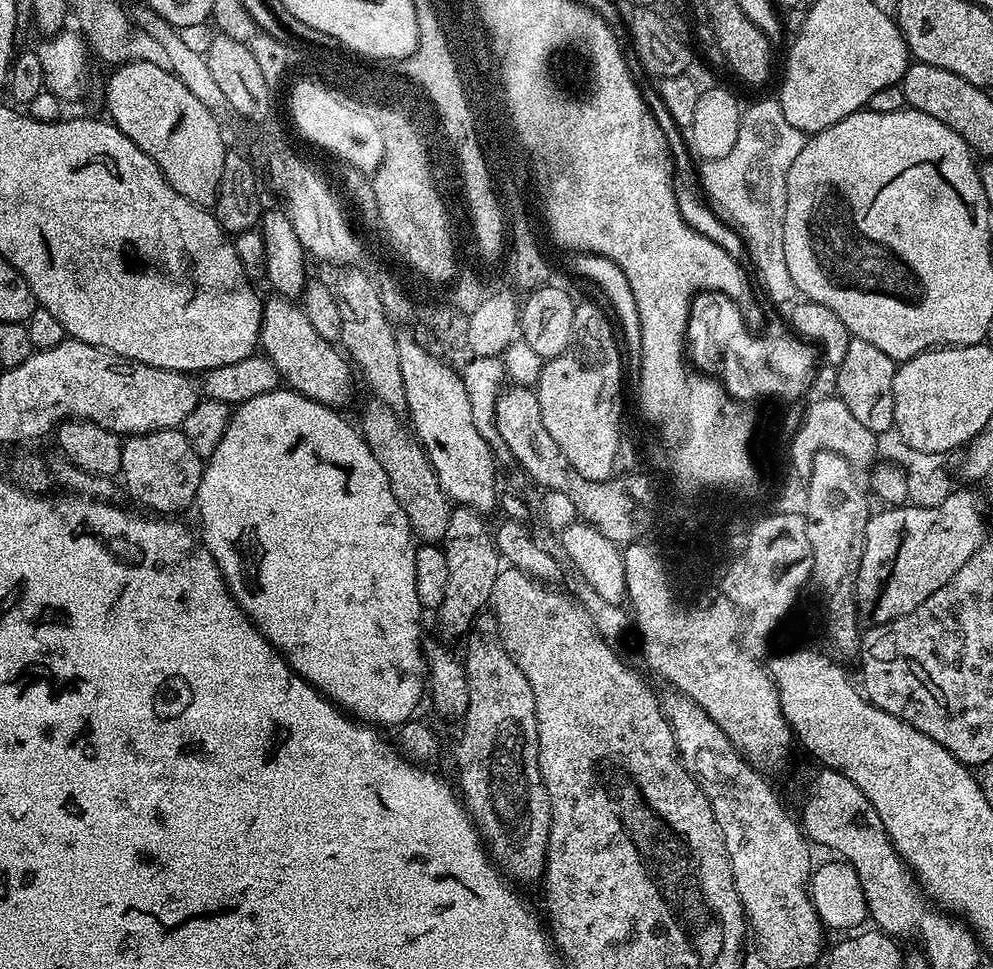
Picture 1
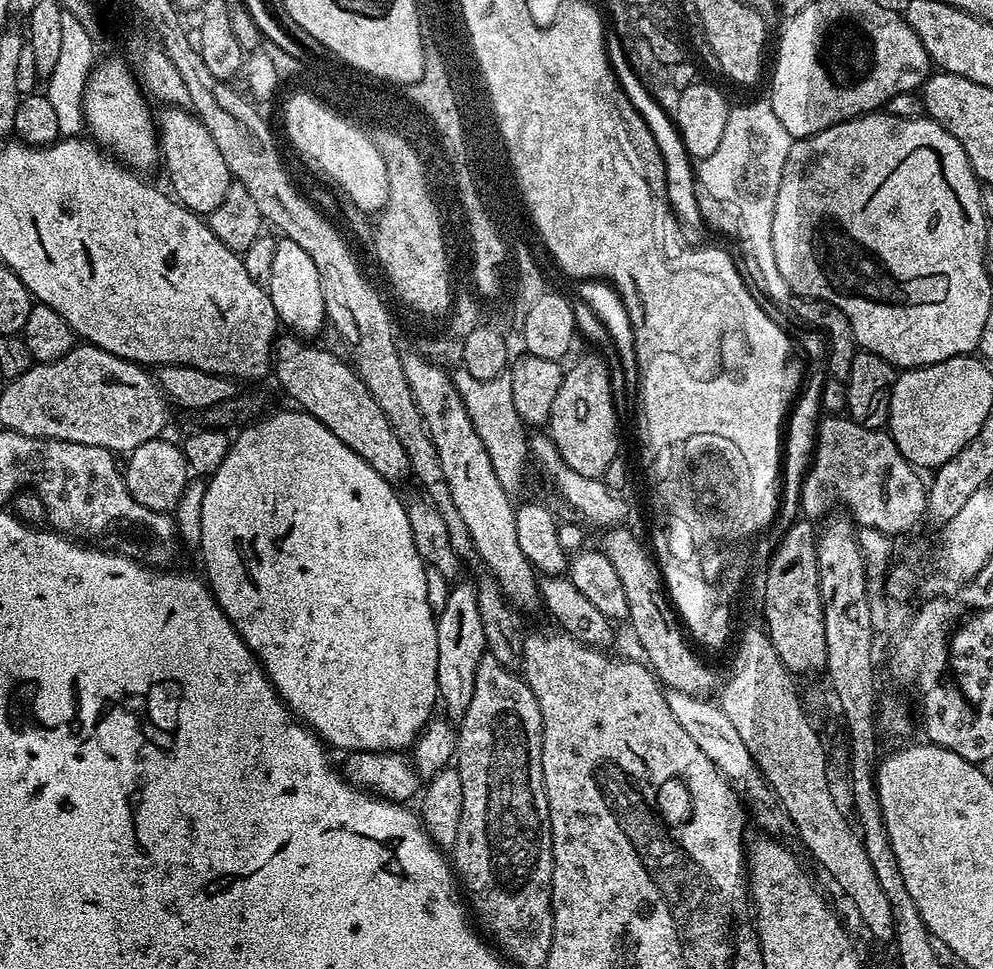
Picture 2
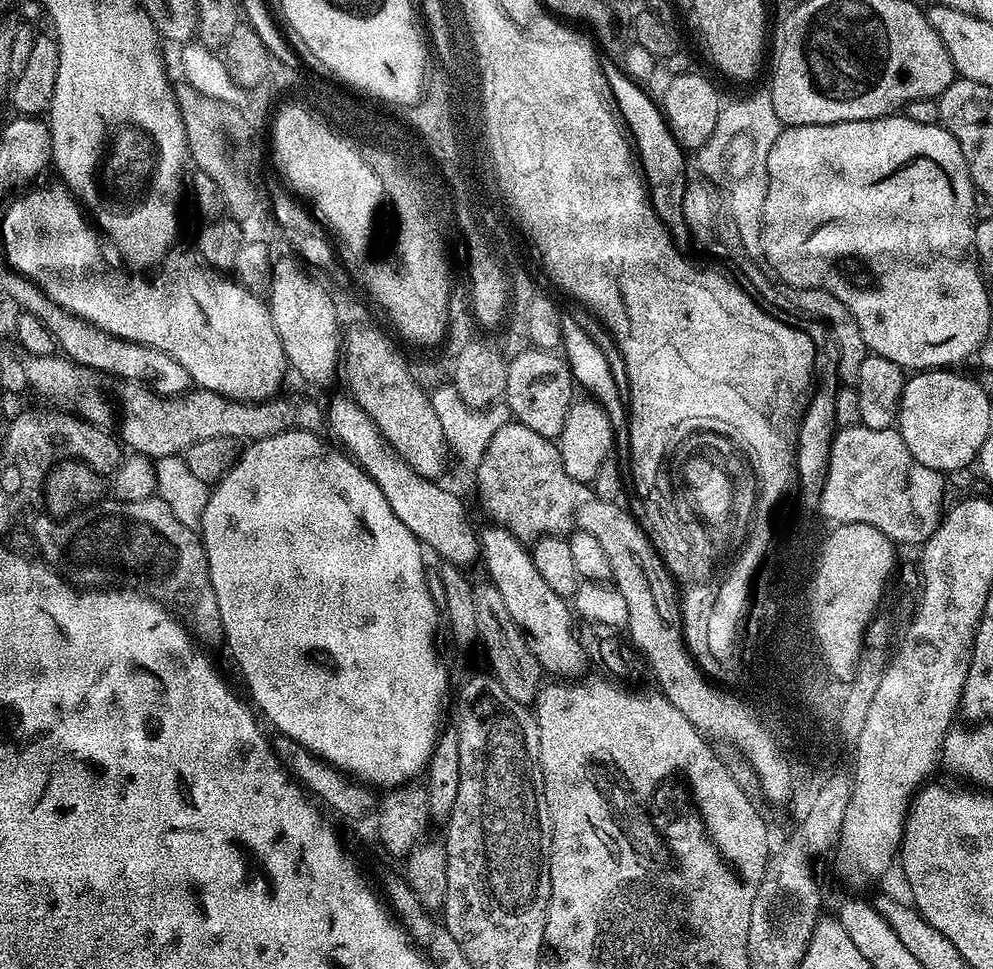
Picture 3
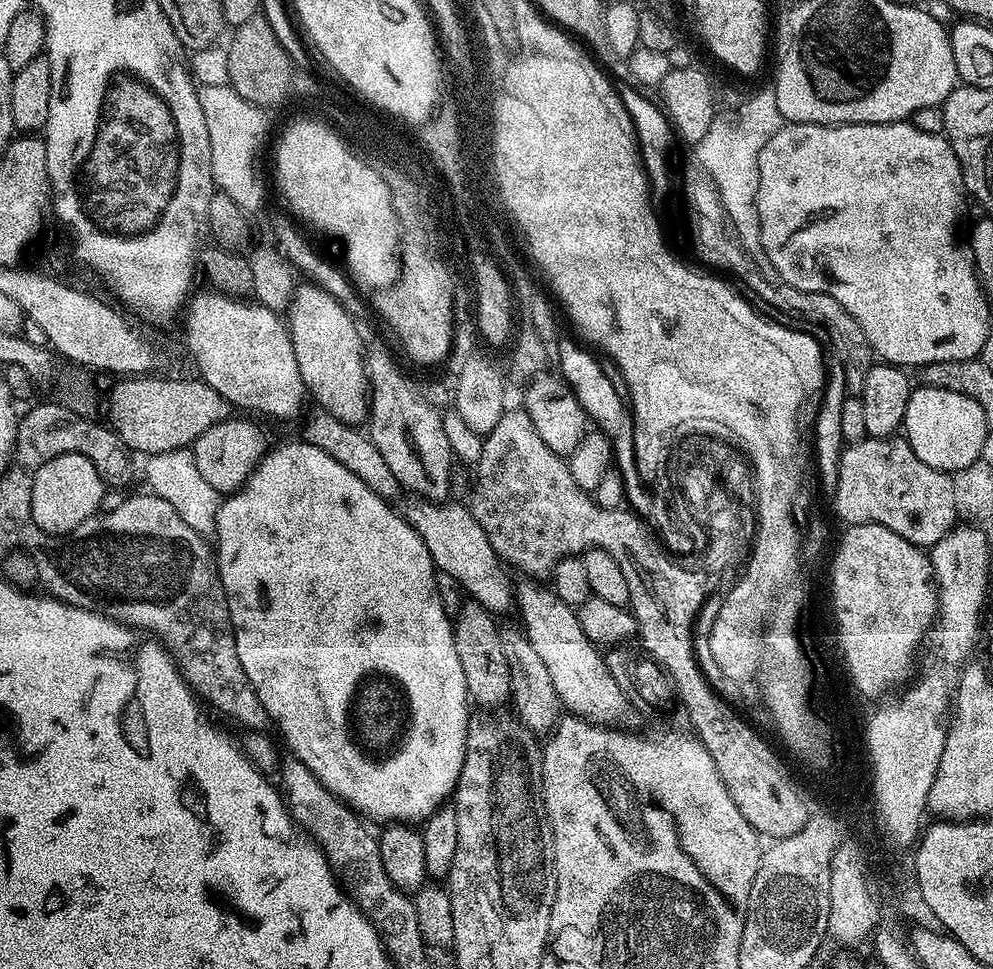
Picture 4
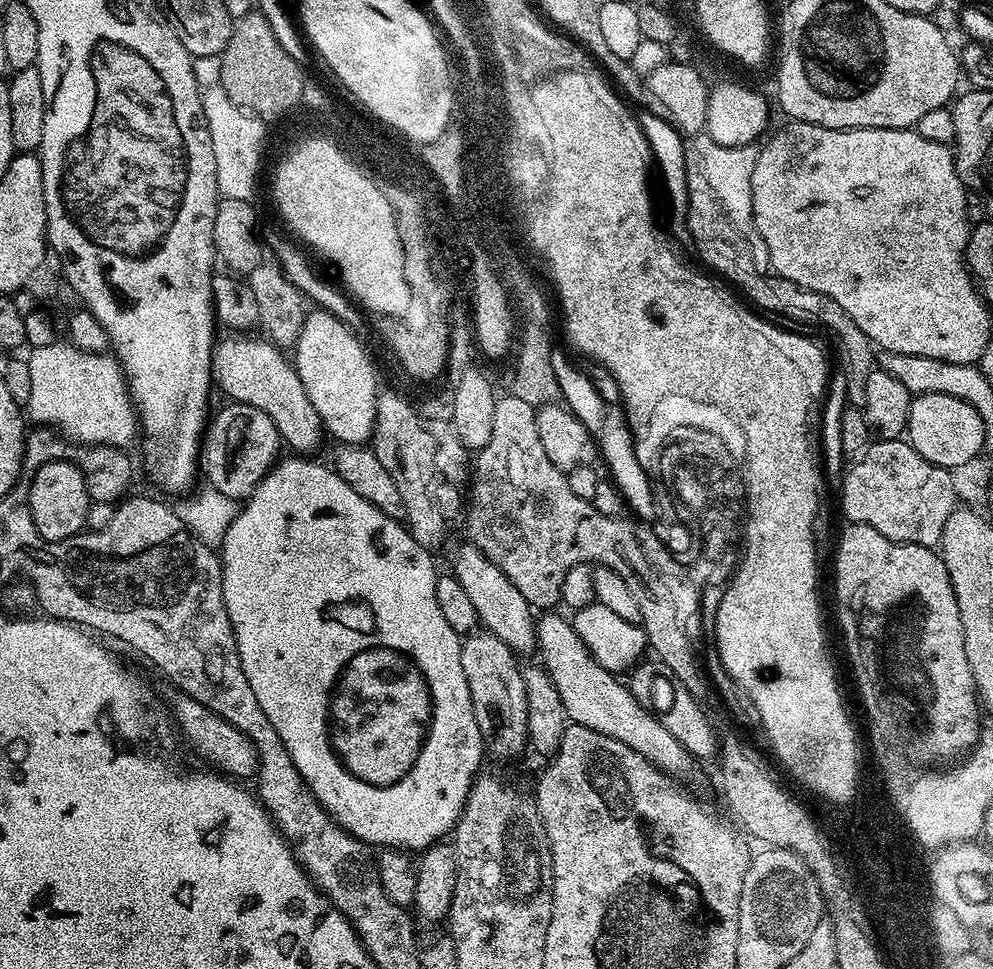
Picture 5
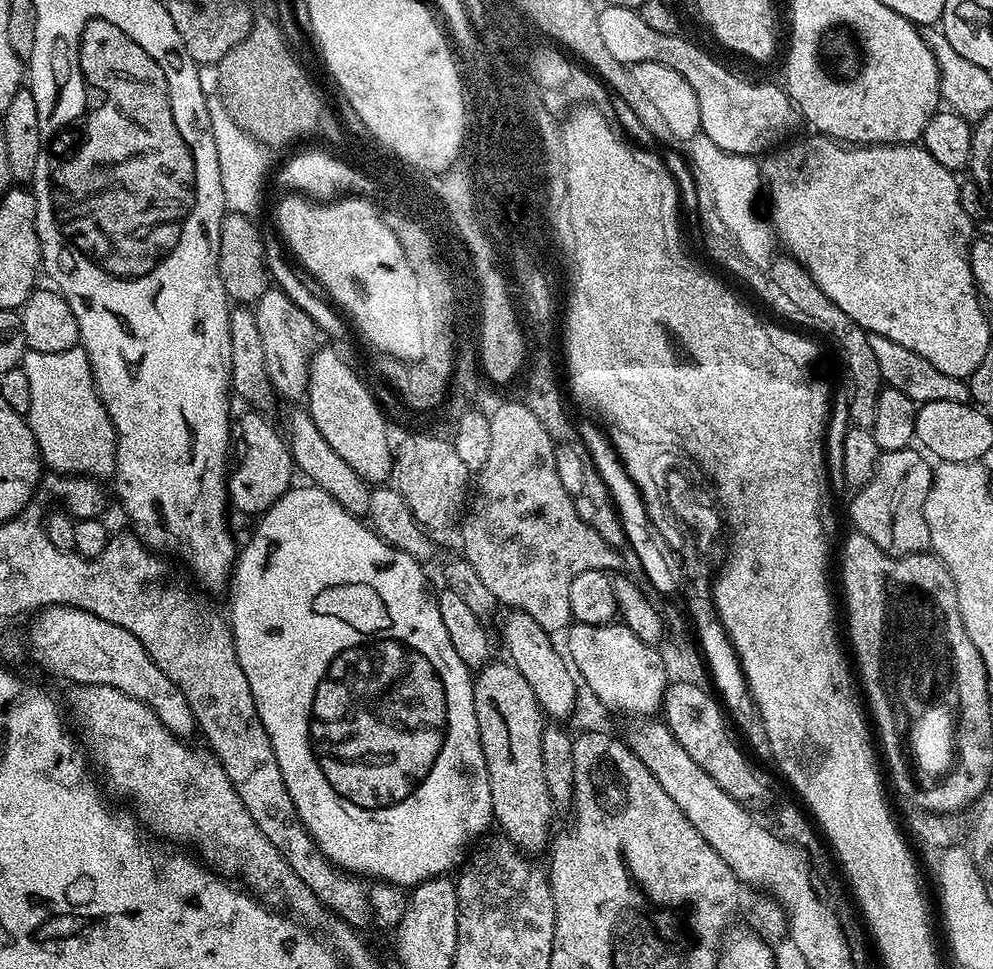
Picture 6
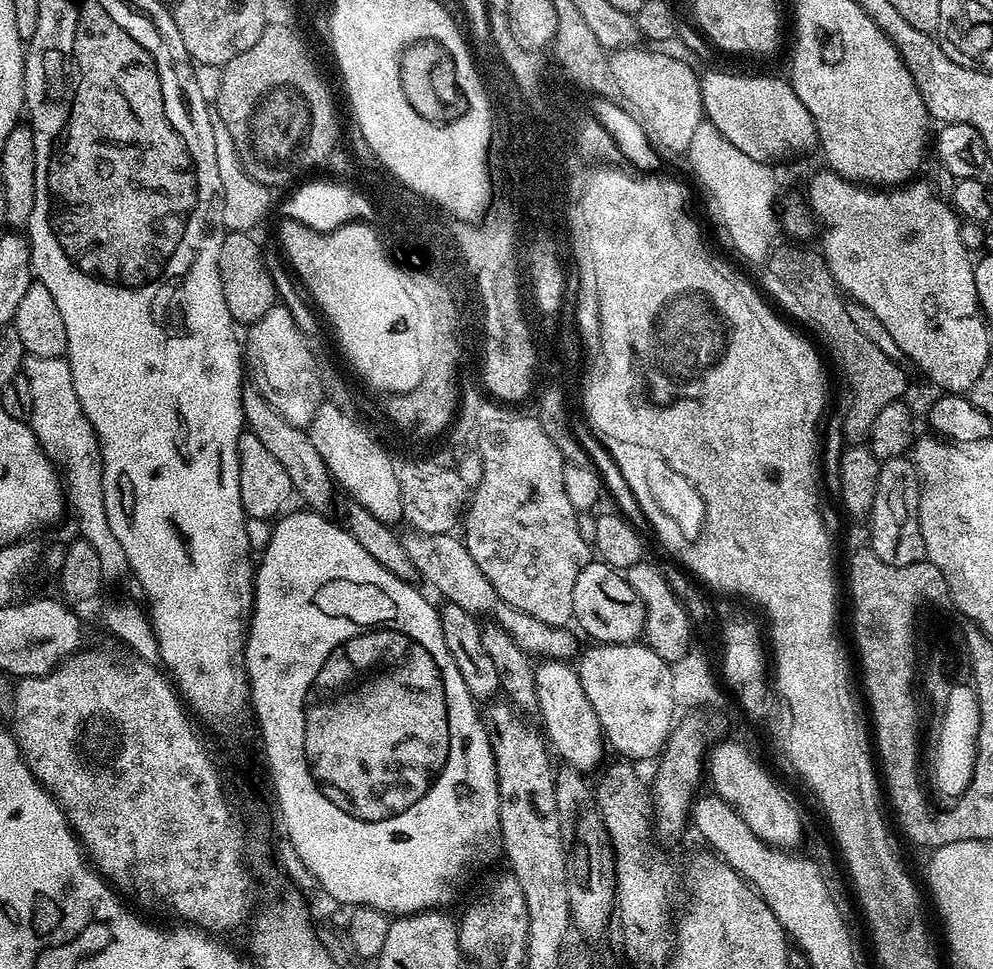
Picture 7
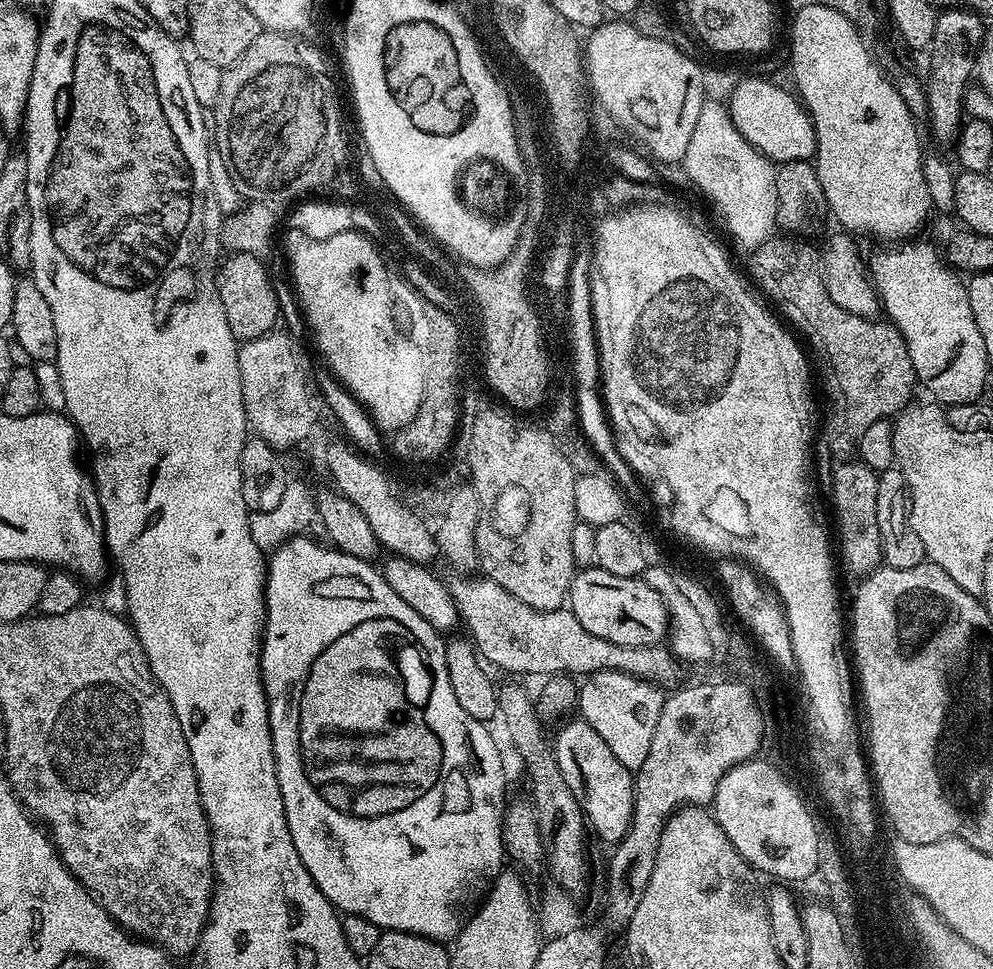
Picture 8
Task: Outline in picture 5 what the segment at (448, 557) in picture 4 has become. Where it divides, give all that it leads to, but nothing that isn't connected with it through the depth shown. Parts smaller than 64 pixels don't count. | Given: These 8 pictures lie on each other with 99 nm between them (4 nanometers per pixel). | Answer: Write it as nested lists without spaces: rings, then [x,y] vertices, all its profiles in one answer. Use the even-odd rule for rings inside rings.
[[[464,542],[452,560],[450,572],[460,583],[462,590],[466,590],[466,595],[470,597],[470,603],[478,614],[480,624],[487,632],[506,642],[508,649],[517,654],[537,651],[537,617],[526,602],[526,598],[518,594],[518,586],[514,586],[514,582],[510,582],[510,578],[506,578],[506,574],[502,574],[502,570],[498,570],[494,562],[490,562],[471,542]]]

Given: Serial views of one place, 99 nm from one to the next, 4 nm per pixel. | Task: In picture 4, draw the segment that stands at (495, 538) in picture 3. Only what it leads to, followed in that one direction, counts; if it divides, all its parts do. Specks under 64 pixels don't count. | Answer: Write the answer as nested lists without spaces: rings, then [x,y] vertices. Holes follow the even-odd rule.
[[[524,578],[521,581],[521,584],[517,583],[514,588],[514,608],[515,611],[520,611],[519,623],[522,625],[522,631],[527,636],[530,646],[534,646],[538,659],[546,665],[546,671],[550,673],[550,679],[554,682],[554,690],[558,690],[561,705],[571,715],[594,724],[610,726],[616,722],[614,720],[622,719],[628,712],[629,693],[610,674],[604,661],[604,652],[593,644],[590,638],[586,638],[576,617],[577,609],[562,602],[562,598],[558,598],[558,594],[552,591],[551,587],[544,585],[543,588],[540,582],[532,578]]]

